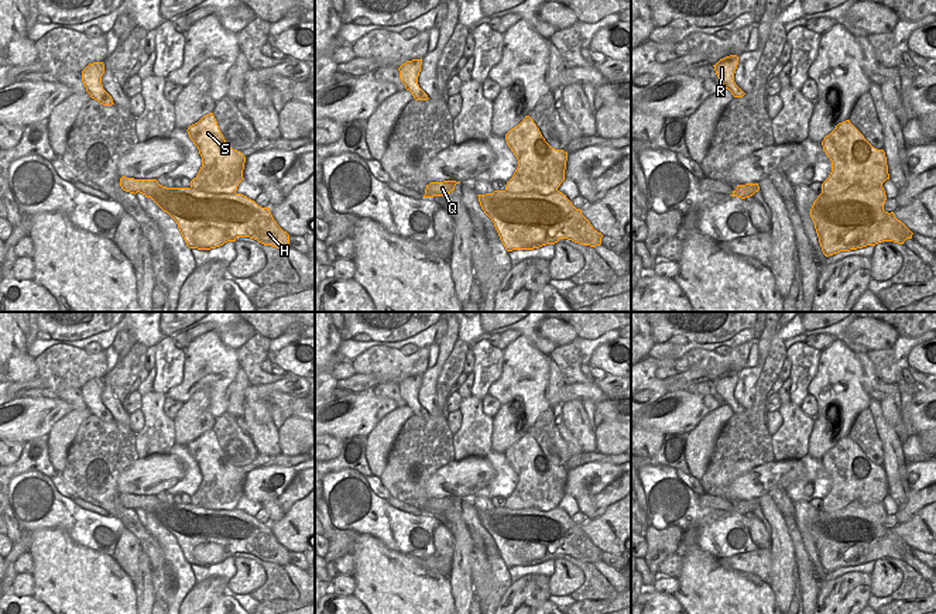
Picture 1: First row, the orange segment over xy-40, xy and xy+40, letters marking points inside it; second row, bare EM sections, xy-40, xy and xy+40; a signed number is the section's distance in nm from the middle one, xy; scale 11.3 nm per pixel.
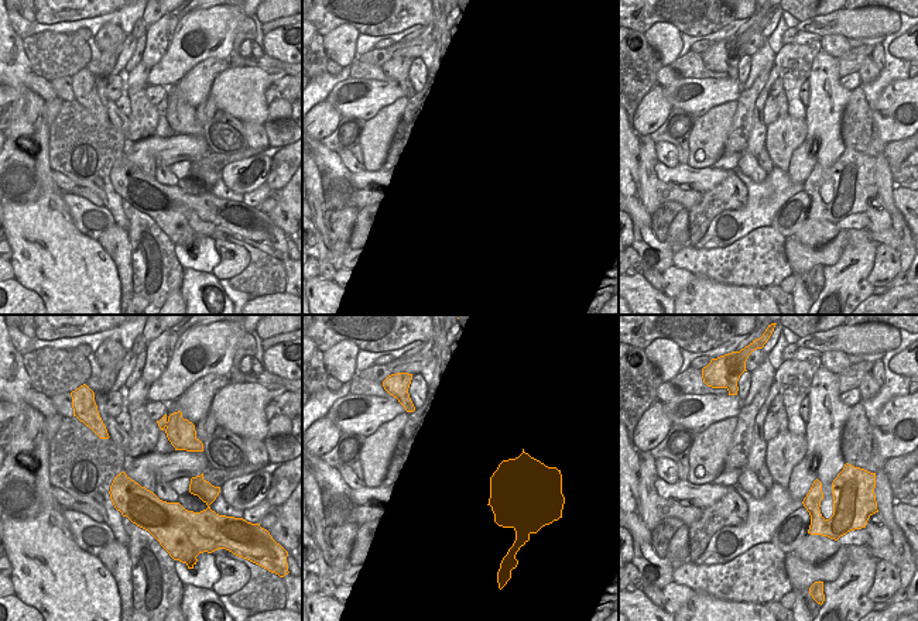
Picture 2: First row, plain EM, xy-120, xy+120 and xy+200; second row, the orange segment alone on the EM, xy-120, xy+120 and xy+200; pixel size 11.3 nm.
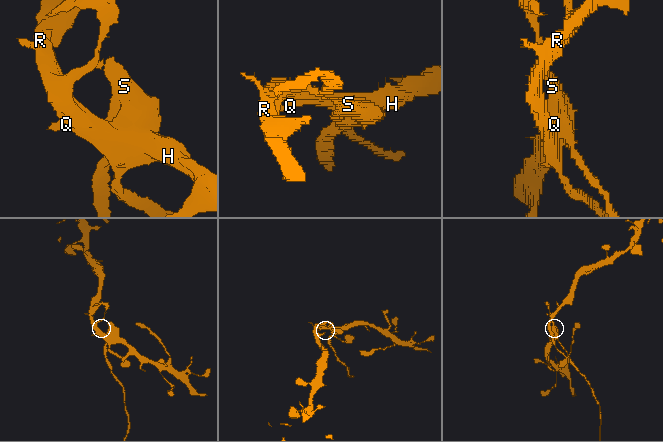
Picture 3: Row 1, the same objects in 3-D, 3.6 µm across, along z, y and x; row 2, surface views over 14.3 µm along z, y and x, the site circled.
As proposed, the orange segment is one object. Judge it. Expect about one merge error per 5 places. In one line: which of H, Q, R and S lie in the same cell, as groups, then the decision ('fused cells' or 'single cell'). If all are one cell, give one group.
groups H Q R / S; fused cells

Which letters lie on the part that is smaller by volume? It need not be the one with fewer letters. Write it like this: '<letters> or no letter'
S

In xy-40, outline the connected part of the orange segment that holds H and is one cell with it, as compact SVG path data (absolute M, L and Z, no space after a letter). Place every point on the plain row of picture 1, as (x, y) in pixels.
M120 494L130 510L151 514L178 541L189 565L210 566L237 553L250 553L280 566L289 563L289 550L261 524L241 510L208 510L193 504L167 504L157 495Z

